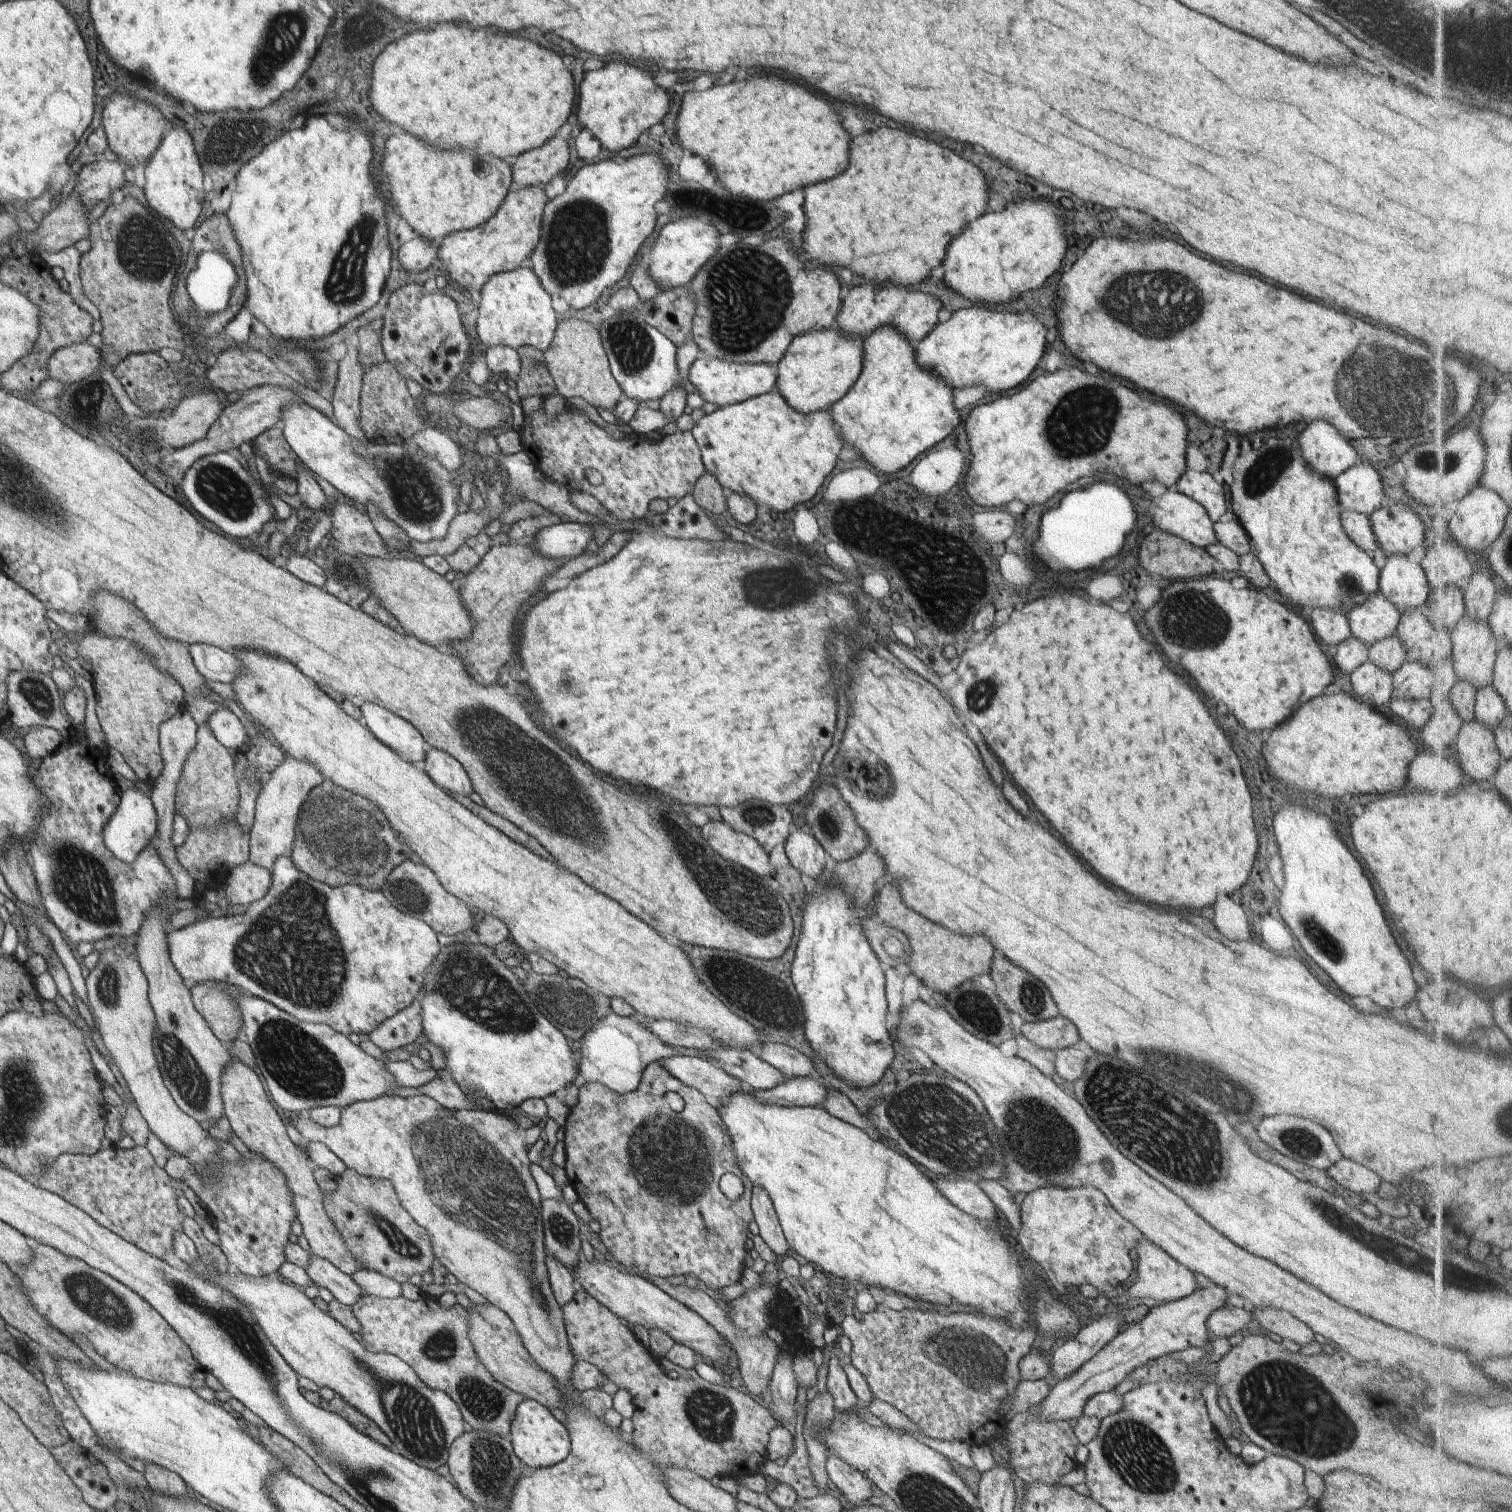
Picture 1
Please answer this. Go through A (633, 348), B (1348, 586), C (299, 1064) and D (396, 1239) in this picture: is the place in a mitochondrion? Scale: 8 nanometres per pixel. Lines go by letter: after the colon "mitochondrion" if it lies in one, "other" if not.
A: mitochondrion
B: mitochondrion
C: mitochondrion
D: mitochondrion

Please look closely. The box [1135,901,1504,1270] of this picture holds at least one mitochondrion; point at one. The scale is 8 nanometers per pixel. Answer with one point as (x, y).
(1302, 1142)

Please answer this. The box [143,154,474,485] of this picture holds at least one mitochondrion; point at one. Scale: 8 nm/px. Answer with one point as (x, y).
(345, 288)

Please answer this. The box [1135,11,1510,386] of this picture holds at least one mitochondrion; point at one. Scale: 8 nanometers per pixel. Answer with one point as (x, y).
(1459, 33)

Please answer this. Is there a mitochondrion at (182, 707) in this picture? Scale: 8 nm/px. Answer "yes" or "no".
no

